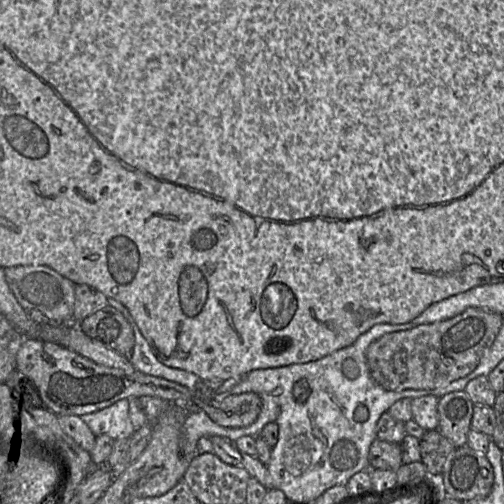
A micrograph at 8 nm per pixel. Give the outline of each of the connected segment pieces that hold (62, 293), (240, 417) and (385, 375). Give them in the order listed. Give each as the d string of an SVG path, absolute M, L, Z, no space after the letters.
M24 265L4 268L9 288L24 310L38 310L49 320L48 323L73 322L75 285L57 271L44 265Z
M254 392L231 395L222 401L211 400L203 410L220 426L247 427L253 424L262 408L260 396Z
M470 307L446 320L385 334L367 348L370 375L388 391L428 390L447 385L475 370L502 325L501 314L488 308Z

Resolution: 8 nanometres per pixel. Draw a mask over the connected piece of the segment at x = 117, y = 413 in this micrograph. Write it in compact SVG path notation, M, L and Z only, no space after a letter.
M122 399L102 410L81 416L96 437L108 435L114 440L131 438L136 431L129 417L131 400Z

